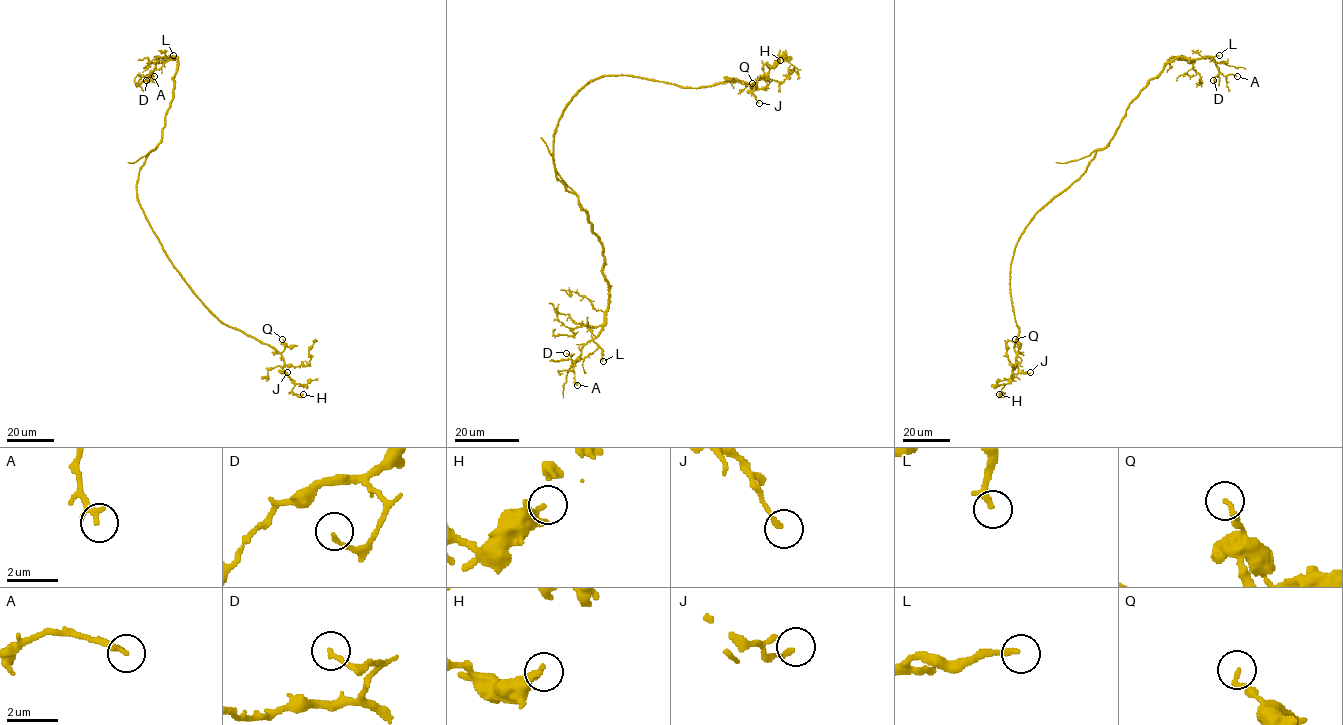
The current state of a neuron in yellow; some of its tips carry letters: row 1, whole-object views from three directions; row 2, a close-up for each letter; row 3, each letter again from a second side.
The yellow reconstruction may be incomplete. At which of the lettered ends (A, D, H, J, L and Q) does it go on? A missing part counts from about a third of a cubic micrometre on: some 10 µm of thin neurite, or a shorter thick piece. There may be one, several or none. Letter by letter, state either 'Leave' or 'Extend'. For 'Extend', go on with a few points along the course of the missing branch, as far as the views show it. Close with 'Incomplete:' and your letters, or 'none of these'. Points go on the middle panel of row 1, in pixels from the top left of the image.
A: Leave
D: Leave
H: Leave
J: Leave
L: Extend. Course of what is missing: (603, 361), (598, 374)
Q: Leave
Incomplete: L

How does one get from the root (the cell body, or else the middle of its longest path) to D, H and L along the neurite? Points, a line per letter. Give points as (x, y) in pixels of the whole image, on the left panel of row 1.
D: (139, 204), (138, 173), (160, 142), (173, 96), (177, 58), (159, 58), (150, 79), (146, 80)
H: (139, 204), (192, 292), (223, 323), (272, 346), (295, 384), (292, 391), (303, 394)
L: (139, 204), (137, 180), (140, 167), (160, 142), (173, 96), (177, 58), (166, 57), (173, 55)

